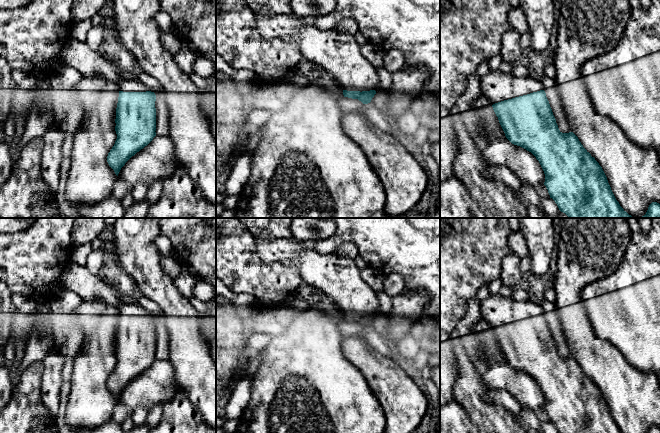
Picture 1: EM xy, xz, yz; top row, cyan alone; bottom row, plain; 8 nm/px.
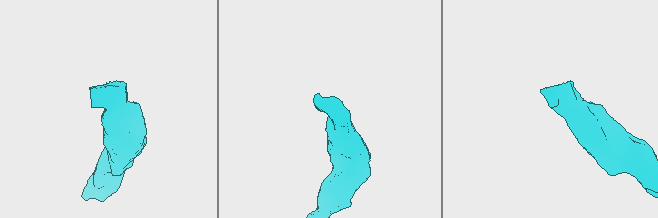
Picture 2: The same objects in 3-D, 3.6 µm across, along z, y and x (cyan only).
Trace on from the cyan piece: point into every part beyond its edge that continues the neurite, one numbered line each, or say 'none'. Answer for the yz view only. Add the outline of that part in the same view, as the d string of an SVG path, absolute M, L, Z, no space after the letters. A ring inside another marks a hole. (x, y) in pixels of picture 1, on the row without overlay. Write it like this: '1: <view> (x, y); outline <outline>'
1: yz (496, 310); outline M501 295L487 296L481 304L481 316L491 329L544 314L536 300L515 301Z

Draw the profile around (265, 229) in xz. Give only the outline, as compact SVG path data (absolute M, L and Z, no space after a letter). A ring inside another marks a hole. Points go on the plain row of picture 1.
M236 218L250 233L263 241L286 238L296 241L290 230L293 218Z

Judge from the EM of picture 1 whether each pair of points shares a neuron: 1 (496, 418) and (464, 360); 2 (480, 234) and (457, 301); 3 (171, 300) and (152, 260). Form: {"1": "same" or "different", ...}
{"1": "same", "2": "same", "3": "same"}

